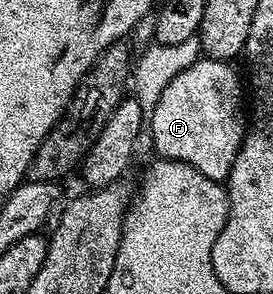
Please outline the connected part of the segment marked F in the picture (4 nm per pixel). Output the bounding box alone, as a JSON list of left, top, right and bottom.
[150,56,246,183]

